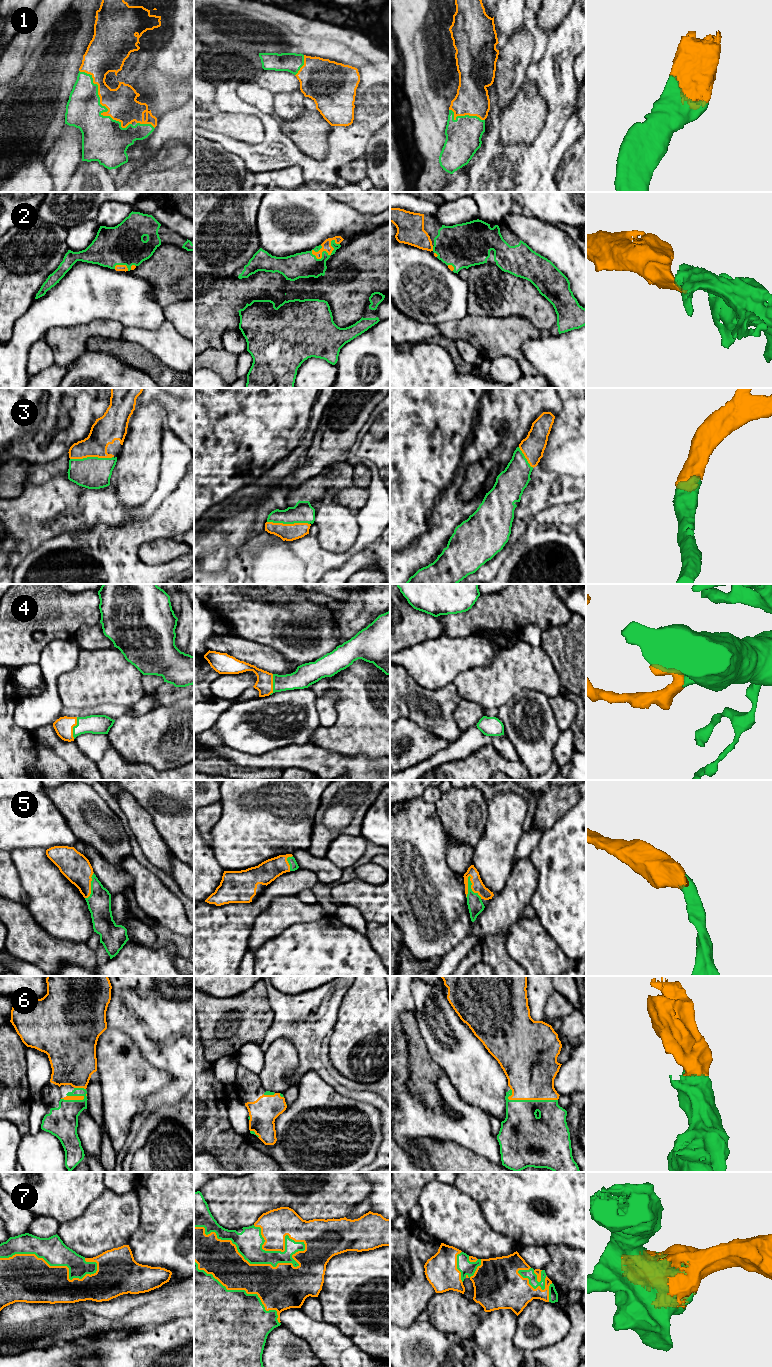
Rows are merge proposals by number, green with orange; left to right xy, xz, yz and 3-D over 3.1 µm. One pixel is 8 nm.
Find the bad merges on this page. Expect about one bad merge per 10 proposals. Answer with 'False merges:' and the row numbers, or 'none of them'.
False merges: none of them

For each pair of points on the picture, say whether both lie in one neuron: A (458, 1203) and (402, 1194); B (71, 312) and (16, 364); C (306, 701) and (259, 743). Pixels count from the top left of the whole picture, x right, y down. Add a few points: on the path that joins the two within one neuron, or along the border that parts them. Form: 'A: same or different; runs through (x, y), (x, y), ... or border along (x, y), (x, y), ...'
A: different; border along (430, 1182), (420, 1192), (417, 1202)
B: same; runs through (53, 312), (18, 346)
C: same; runs through (282, 701), (245, 709), (241, 719)

